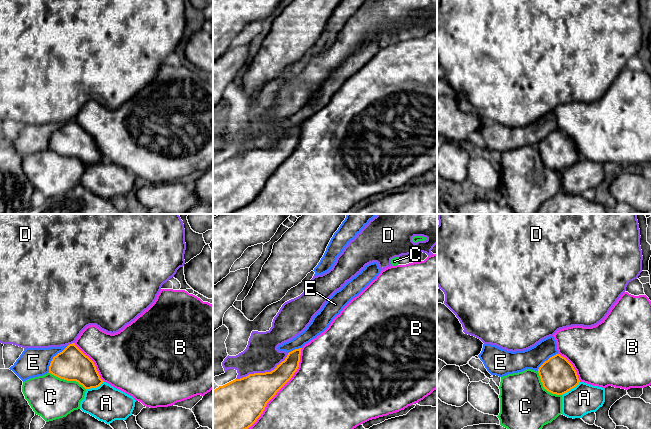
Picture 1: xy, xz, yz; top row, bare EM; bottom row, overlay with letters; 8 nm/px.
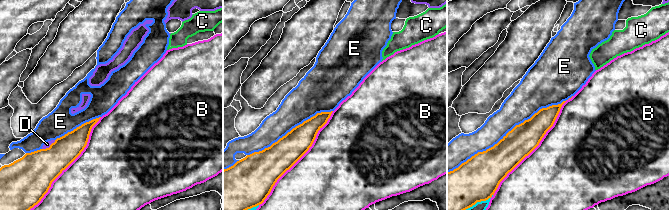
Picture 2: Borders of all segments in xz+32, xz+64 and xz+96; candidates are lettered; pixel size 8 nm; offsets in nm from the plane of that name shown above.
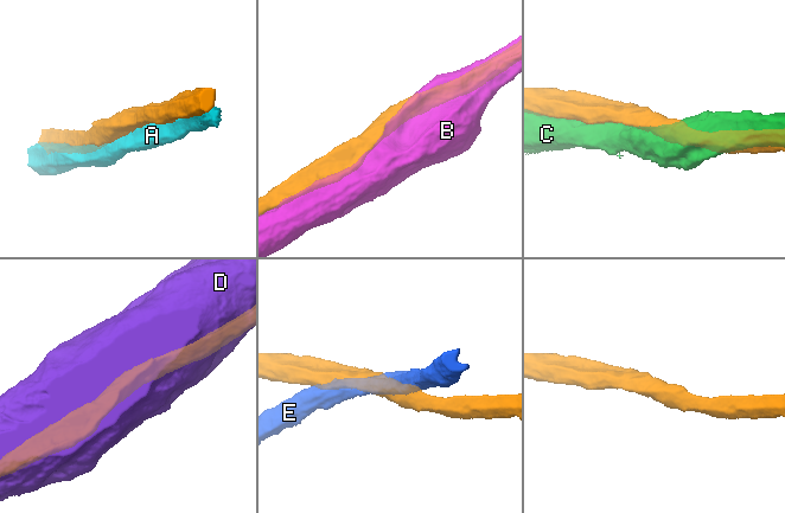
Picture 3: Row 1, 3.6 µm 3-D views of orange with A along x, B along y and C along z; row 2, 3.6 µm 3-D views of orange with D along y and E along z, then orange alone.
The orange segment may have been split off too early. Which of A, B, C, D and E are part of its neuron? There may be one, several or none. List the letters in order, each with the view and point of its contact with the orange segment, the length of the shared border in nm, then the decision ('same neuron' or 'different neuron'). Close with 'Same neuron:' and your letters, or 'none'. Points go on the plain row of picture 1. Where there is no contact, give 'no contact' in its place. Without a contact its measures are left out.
A: meets orange in yz at (571, 164); contact 180 nm long; different neuron
B: meets orange in xz at (273, 172); contact 900 nm long; same neuron
C: meets orange in xy at (67, 156); contact 340 nm long; different neuron
D: meets orange in xz at (263, 149); contact 480 nm long; different neuron
E: meets orange in xy at (53, 133); contact 280 nm long; different neuron
Same neuron: B

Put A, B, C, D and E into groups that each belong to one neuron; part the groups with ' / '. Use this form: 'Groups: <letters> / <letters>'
Groups: A C / B / D / E

